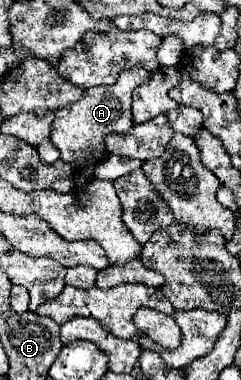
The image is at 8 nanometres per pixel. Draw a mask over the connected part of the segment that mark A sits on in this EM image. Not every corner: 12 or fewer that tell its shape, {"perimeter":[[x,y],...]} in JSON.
{"perimeter":[[135,64],[59,108],[51,142],[63,162],[105,158],[105,138],[133,126],[131,92],[151,78]]}

